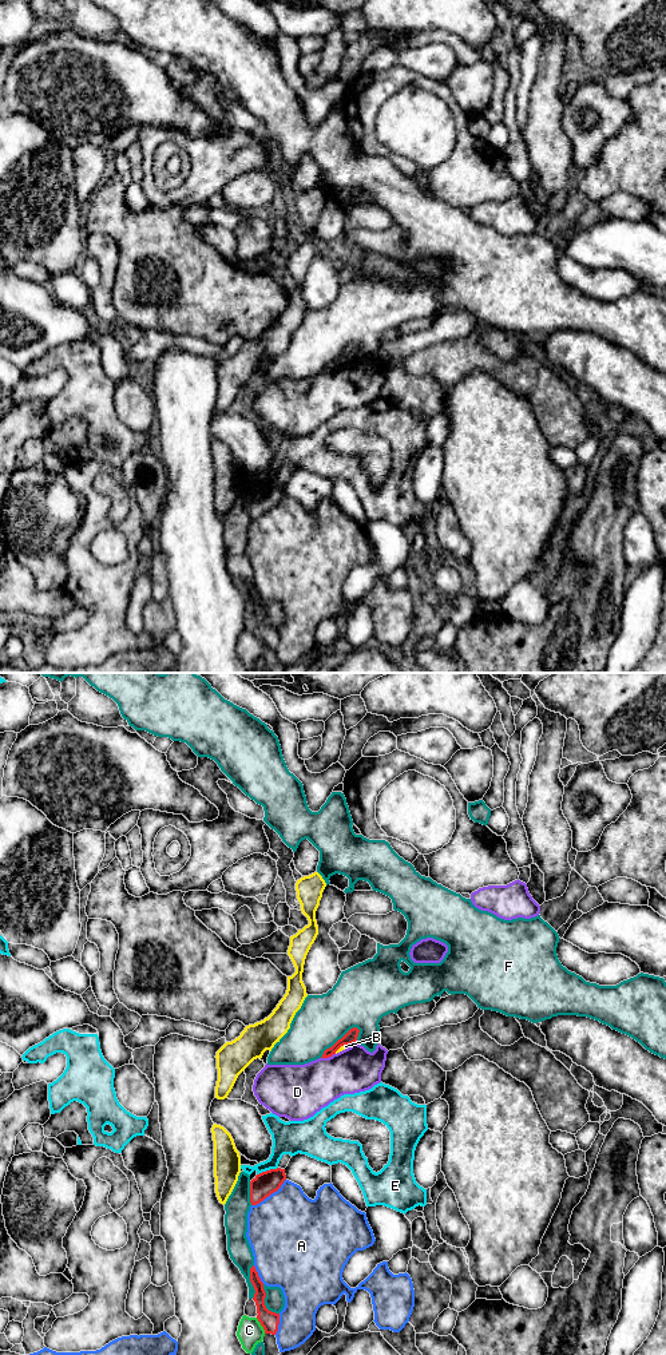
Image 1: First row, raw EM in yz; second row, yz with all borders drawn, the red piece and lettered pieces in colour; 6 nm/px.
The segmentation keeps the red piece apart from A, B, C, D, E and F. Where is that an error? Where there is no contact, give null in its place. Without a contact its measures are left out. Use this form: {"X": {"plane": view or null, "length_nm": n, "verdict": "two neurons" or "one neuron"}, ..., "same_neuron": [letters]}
{"A": {"plane": "yz", "length_nm": 260, "verdict": "two neurons"}, "B": {"plane": "yz", "length_nm": 110, "verdict": "two neurons"}, "C": {"plane": "yz", "length_nm": 110, "verdict": "two neurons"}, "D": {"plane": "yz", "length_nm": 90, "verdict": "two neurons"}, "E": {"plane": "yz", "length_nm": 140, "verdict": "two neurons"}, "F": {"plane": "yz", "length_nm": 300, "verdict": "two neurons"}, "same_neuron": []}

